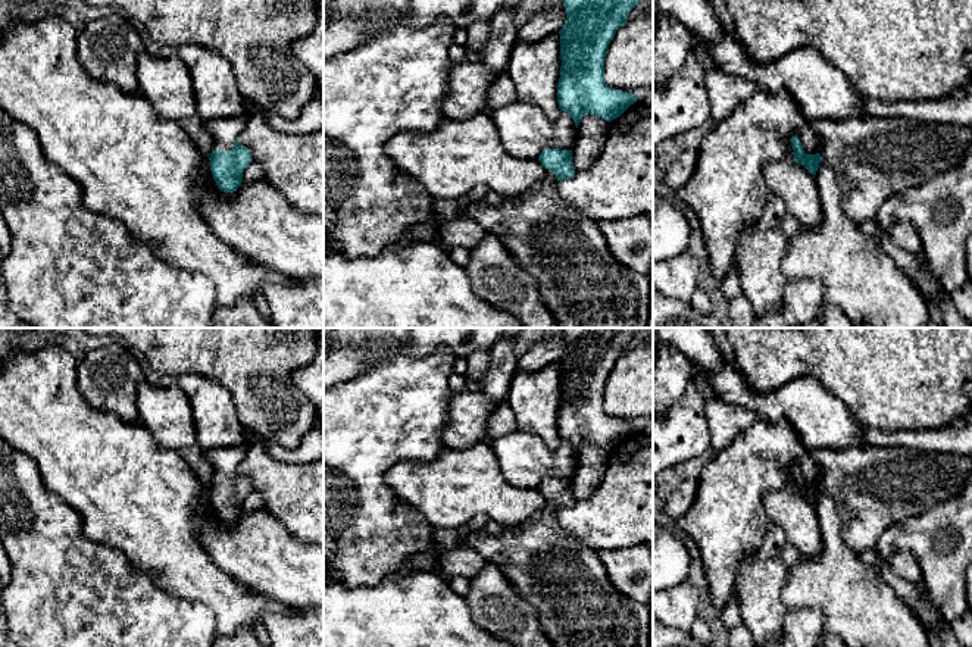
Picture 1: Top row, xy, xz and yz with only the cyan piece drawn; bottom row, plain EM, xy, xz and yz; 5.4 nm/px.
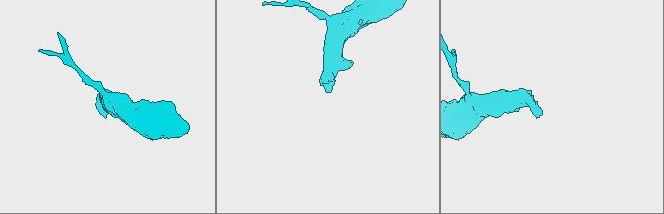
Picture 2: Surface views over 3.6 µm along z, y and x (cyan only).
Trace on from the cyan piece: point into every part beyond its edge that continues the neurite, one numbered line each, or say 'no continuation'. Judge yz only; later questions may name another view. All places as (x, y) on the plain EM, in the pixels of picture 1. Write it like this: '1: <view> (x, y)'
1: yz (877, 487)

